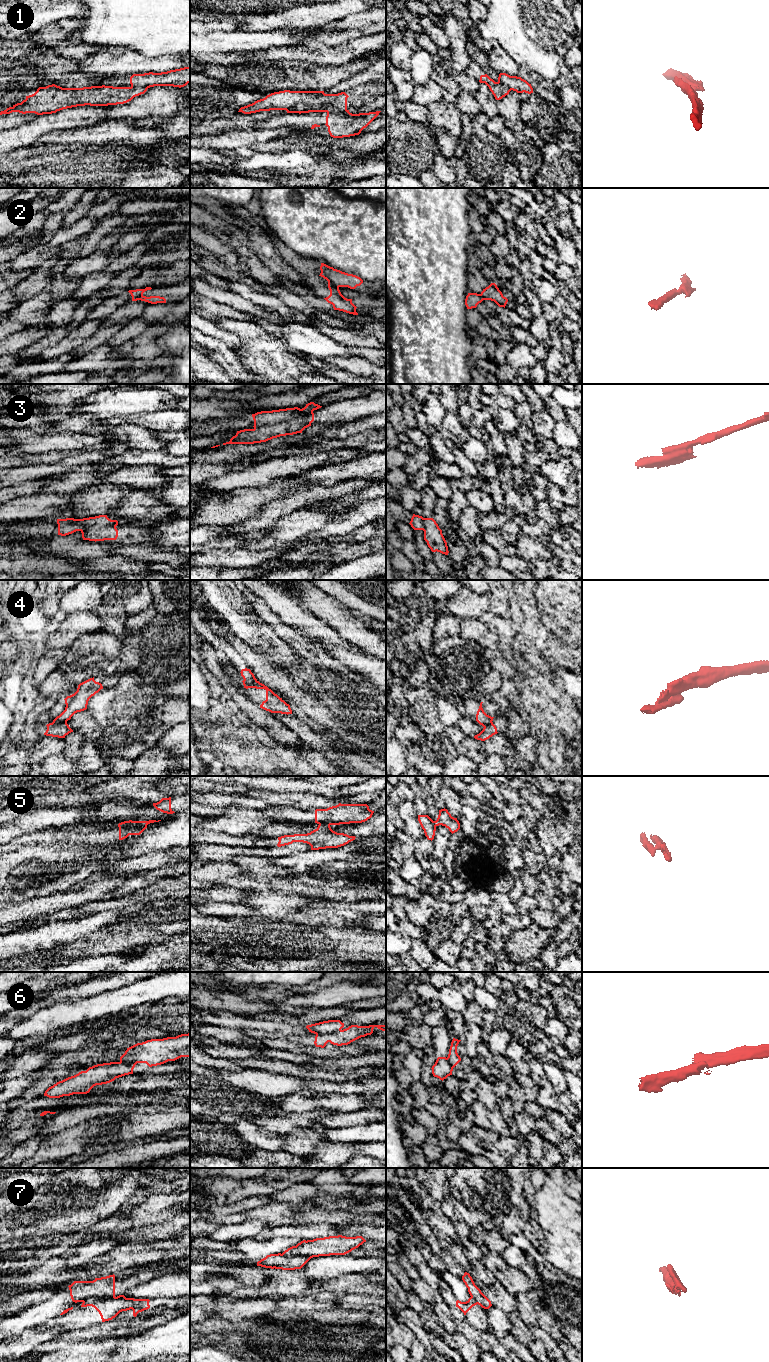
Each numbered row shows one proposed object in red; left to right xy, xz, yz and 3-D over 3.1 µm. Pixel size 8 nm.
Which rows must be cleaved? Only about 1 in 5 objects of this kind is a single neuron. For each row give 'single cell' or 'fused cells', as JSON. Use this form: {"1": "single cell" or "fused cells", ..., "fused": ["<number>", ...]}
{"1": "fused cells", "2": "fused cells", "3": "fused cells", "4": "fused cells", "5": "fused cells", "6": "fused cells", "7": "fused cells", "fused": ["1", "2", "3", "4", "5", "6", "7"]}

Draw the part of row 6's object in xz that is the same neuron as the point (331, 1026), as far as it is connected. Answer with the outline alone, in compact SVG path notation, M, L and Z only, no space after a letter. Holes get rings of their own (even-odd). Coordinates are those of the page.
M328 1020L306 1026L309 1032L314 1034L335 1033L341 1031L343 1027L344 1023L342 1023L340 1020Z

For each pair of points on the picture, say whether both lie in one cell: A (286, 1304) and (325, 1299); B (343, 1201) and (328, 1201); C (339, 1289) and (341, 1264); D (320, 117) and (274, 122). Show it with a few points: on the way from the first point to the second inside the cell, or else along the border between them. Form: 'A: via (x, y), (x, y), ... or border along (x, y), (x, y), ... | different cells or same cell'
A: via (296, 1305), (315, 1304) | same cell
B: via (339, 1201), (332, 1201) | same cell
C: border along (363, 1273), (344, 1273), (326, 1281) | different cells
D: via (309, 121), (285, 121) | same cell

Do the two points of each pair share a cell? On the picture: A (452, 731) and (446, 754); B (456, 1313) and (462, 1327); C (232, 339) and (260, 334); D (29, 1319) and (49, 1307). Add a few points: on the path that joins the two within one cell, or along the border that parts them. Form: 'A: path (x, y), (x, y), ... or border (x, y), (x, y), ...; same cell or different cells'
A: border (444, 732), (454, 744); different cells
B: border (464, 1318), (456, 1321); different cells
C: border (235, 333), (242, 339); different cells
D: path (34, 1315), (44, 1311); same cell

